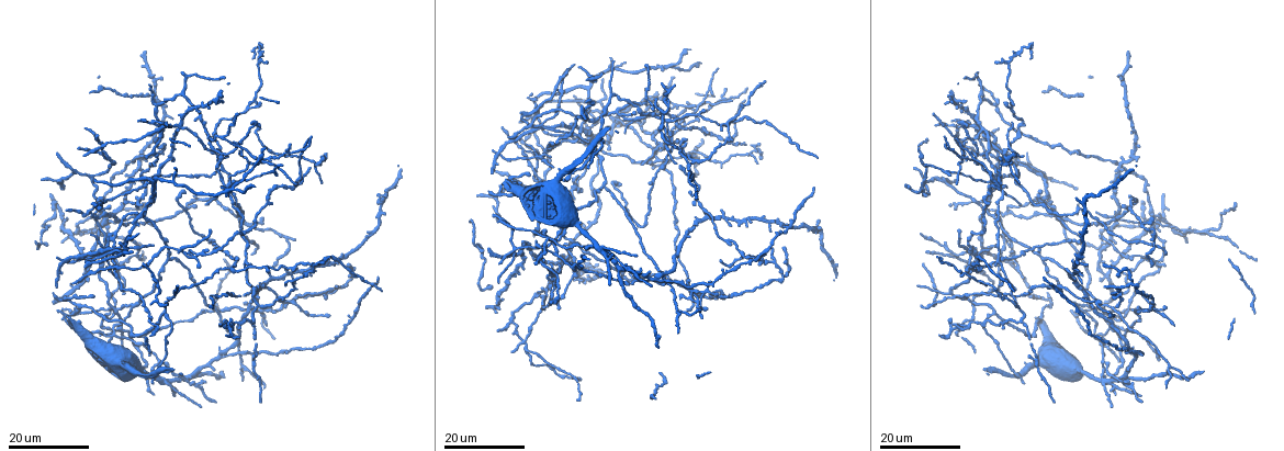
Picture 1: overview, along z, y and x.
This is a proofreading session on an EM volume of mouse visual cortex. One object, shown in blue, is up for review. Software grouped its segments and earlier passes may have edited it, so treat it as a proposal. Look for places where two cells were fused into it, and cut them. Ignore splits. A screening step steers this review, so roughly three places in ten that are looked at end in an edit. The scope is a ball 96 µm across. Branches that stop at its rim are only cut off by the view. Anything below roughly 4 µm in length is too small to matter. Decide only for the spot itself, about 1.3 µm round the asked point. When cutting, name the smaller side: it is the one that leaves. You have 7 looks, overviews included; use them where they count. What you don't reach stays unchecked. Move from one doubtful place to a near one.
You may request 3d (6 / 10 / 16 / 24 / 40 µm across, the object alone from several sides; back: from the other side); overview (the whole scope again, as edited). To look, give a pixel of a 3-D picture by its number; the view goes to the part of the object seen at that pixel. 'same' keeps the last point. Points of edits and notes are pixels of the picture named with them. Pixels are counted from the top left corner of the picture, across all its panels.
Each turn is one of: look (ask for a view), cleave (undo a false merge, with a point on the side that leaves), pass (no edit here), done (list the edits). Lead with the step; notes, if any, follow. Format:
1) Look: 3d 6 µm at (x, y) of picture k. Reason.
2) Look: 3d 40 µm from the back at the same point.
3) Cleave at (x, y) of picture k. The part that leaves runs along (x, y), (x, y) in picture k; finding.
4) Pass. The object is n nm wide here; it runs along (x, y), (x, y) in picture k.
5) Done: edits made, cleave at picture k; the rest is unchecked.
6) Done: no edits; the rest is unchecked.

Look: 3d 16 µm at (222, 155) of picture 1. A fork.

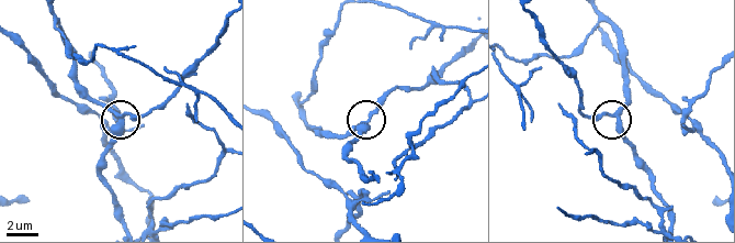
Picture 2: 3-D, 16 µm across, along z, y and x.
Look: 3d 10 µm at (616, 118) of picture 2.

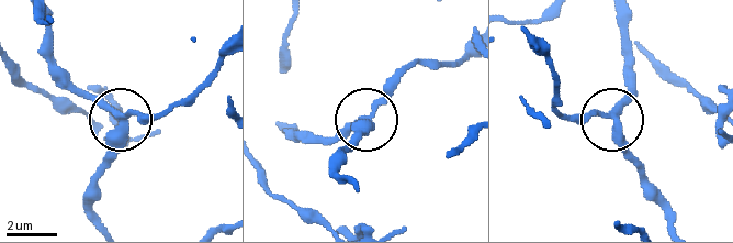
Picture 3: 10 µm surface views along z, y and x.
Look: 3d 6 µm at (615, 119) of picture 3.

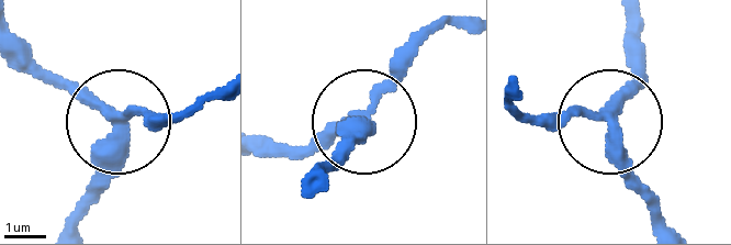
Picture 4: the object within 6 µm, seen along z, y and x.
Pass. It runs along (21, 47), (112, 118), (186, 111) in picture 4; all the same cell.

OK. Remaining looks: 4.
Look: 3d 24 µm at (116, 307) of picture 1. Four-way junction.

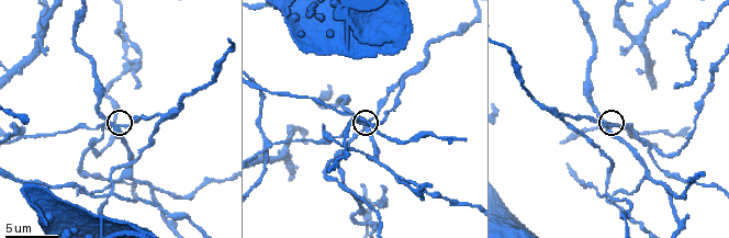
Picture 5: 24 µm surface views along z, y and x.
Look: 3d 10 µm at (121, 128) of picture 5.

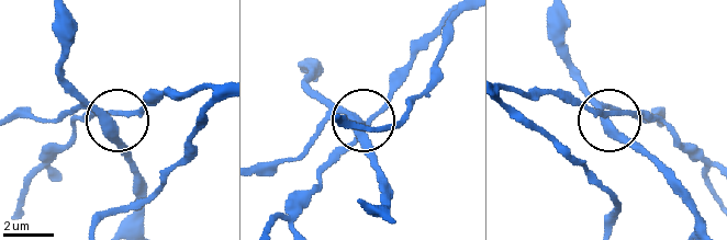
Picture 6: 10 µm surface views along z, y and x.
Pass. The object is 270 nm wide here; it runs along (509, 88), (552, 94), (610, 118), (580, 90) in picture 6; continuous, no second cell.

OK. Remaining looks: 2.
Look: 3d 24 µm at (633, 272) of picture 1. Four arms meet.

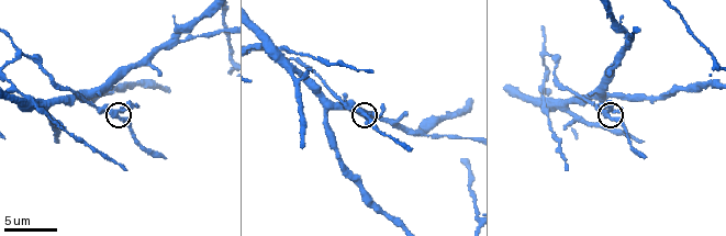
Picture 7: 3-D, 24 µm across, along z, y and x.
Look: 3d 10 µm at (609, 115) of picture 7. Closer look.

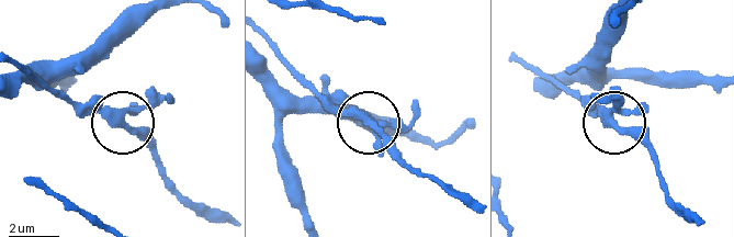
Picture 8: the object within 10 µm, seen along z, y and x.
Pass. The object is 310 nm wide here; it runs along (539, 85), (548, 79), (612, 119), (608, 98) in picture 8; one cell here.

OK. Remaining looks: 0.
Done: no edits; the rest is unchecked.

